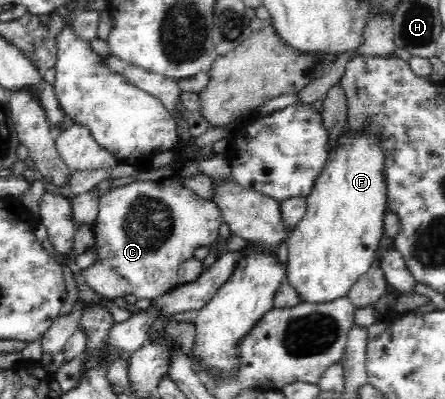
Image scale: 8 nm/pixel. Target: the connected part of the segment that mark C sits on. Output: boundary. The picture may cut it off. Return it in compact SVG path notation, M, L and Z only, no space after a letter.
M178 178L172 179L160 179L159 181L139 181L122 185L122 187L112 188L107 191L99 199L99 210L98 210L98 219L93 223L93 232L96 242L96 249L98 251L98 259L92 267L88 267L80 271L86 285L93 289L96 293L100 293L103 297L108 297L113 300L116 297L124 297L126 294L134 295L137 299L156 299L161 295L168 293L170 290L177 288L180 283L178 281L178 269L184 261L194 258L194 251L198 247L208 247L217 241L218 229L220 223L222 223L223 216L222 211L219 211L219 208L216 207L216 204L210 200L198 198L196 194L190 192L190 189L186 188Z

